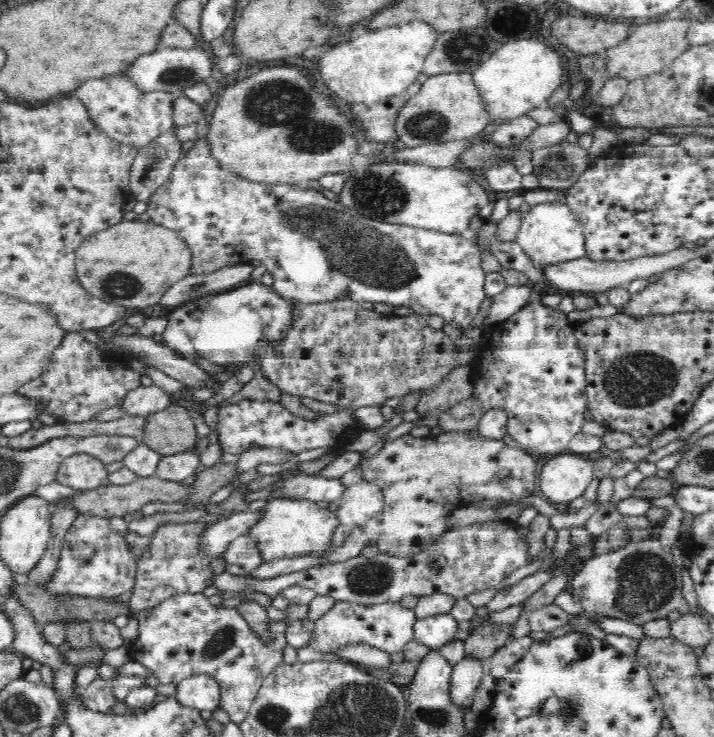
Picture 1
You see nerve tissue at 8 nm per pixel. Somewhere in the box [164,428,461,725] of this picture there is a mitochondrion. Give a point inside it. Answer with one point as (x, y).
(372, 578)

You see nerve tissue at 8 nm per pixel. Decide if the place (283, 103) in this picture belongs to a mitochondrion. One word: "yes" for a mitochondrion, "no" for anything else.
yes

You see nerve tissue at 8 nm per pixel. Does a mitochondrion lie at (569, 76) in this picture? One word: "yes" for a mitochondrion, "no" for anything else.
no

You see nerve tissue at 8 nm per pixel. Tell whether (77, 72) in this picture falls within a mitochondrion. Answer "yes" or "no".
no

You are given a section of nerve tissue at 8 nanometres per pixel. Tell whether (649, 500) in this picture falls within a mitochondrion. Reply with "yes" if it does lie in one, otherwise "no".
no

